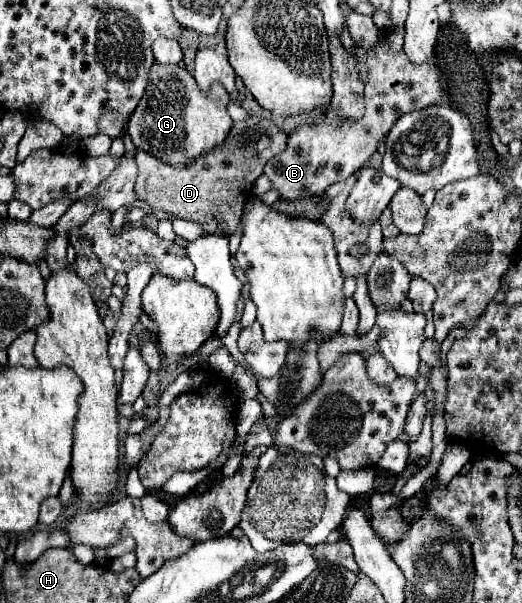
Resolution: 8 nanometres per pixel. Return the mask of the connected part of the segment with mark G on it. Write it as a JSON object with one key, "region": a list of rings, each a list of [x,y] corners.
{"region":[[[155,62],[147,90],[127,122],[127,134],[139,150],[149,152],[165,164],[177,168],[189,166],[199,156],[209,154],[225,142],[233,126],[233,120],[227,114],[227,104],[229,94],[221,84],[213,84],[209,94],[203,94],[197,88],[195,78],[183,66]]]}

